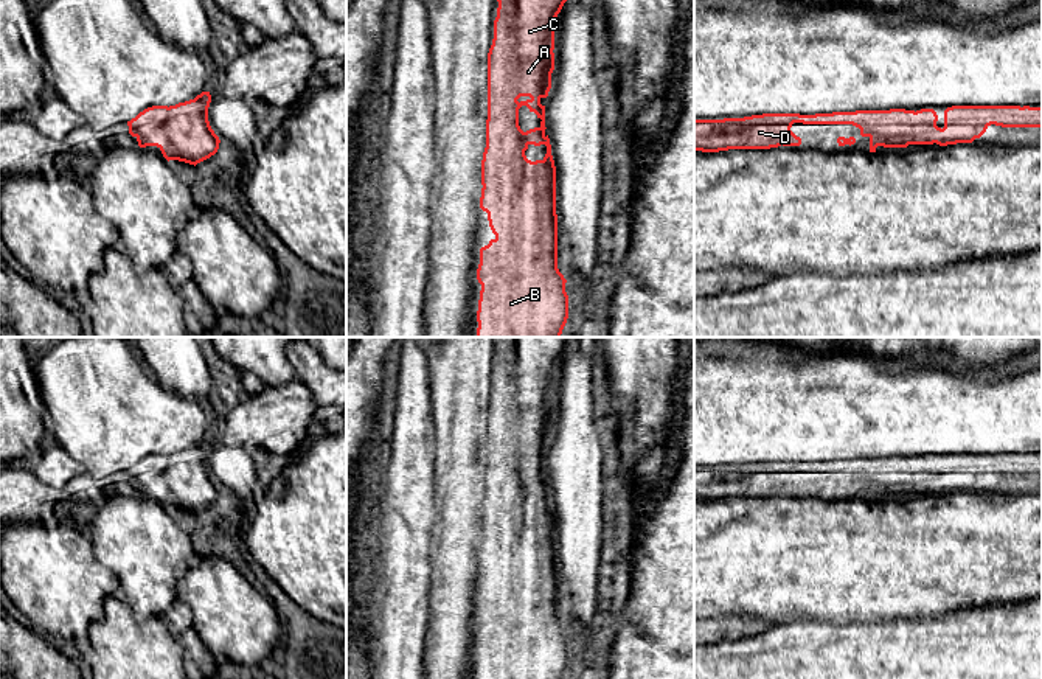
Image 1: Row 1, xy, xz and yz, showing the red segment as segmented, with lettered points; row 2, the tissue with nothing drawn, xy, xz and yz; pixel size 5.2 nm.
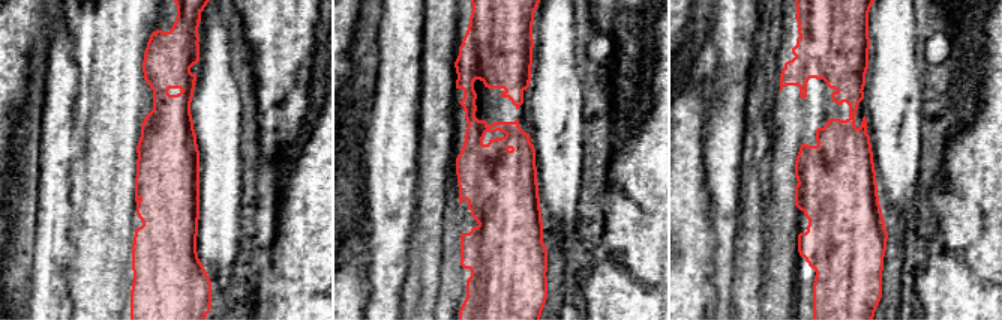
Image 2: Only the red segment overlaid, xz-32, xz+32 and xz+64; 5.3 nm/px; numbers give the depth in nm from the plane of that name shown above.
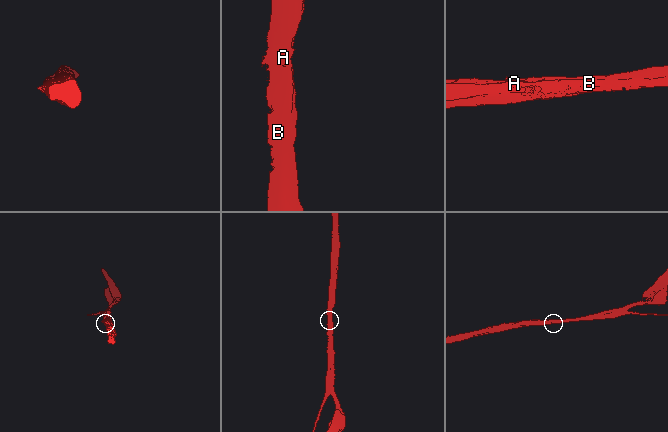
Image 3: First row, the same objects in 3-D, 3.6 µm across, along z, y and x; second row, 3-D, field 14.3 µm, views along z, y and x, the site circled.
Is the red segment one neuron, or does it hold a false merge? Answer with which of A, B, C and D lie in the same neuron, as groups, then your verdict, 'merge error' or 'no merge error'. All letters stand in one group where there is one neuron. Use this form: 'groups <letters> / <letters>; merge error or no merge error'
groups A B C D; no merge error

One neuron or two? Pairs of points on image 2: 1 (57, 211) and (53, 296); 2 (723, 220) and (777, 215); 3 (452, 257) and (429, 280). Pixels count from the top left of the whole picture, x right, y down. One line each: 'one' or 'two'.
1: one
2: two
3: two

